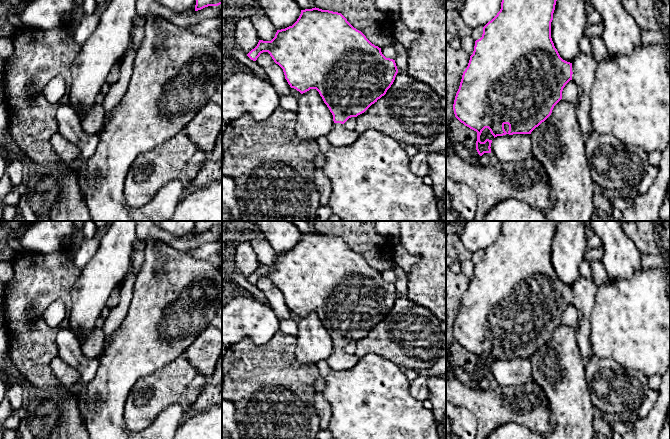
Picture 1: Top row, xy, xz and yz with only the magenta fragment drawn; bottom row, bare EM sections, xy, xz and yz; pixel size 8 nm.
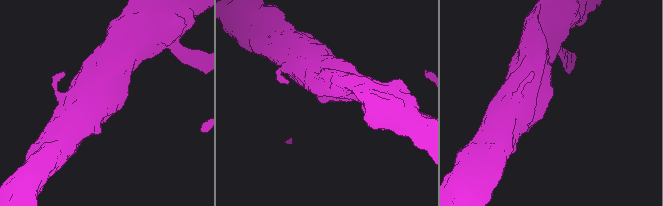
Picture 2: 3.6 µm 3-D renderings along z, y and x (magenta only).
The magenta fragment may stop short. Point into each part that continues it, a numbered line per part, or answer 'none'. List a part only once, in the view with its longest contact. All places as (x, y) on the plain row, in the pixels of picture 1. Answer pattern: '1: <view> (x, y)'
1: yz (583, 291)

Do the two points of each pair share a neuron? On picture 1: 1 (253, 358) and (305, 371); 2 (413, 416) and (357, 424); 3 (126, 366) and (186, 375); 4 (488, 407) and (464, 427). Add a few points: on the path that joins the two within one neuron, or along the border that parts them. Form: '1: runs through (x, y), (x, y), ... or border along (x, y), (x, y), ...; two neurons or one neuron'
1: runs through (266, 371), (292, 371); one neuron
2: runs through (399, 424), (371, 424); one neuron
3: border along (176, 359), (152, 372), (144, 373), (135, 383); two neurons
4: border along (456, 404), (465, 407), (474, 416), (477, 428); two neurons

